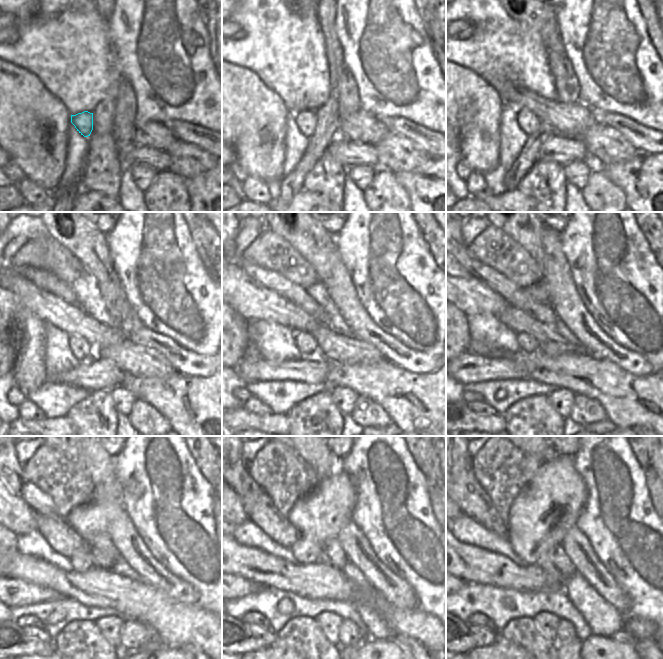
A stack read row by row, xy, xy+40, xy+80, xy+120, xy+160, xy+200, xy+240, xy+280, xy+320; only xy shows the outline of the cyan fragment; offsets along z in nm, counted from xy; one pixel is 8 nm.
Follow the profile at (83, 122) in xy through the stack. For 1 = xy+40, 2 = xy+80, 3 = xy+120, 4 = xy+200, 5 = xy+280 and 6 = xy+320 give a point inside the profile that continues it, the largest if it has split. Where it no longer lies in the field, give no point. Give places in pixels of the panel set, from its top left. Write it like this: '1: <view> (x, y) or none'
1: xy+40 (306, 121)
2: xy+80 (528, 121)
3: xy+120 (82, 349)
4: xy+200 (528, 343)
5: xy+280 (320, 515)
6: xy+320 (549, 505)

